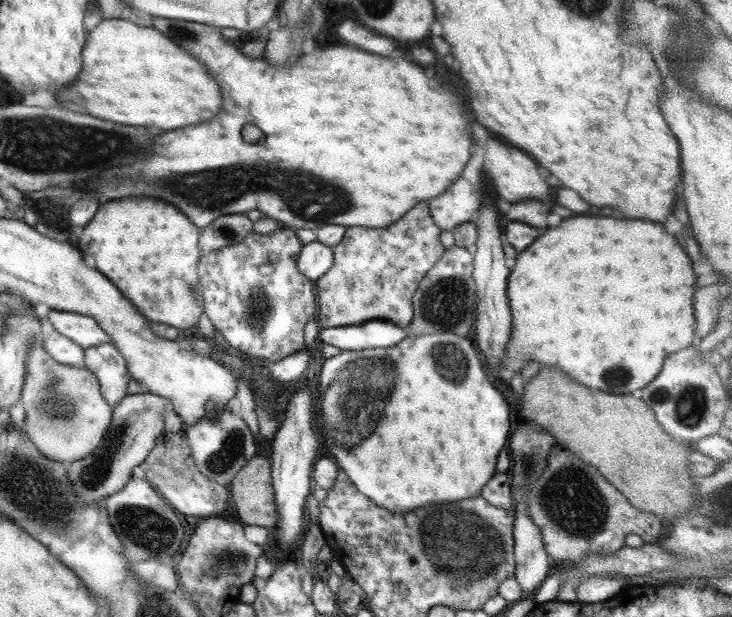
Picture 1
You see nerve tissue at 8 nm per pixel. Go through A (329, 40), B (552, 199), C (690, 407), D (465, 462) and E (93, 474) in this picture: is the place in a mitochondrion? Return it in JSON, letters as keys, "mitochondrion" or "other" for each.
{"A":"other","B":"other","C":"mitochondrion","D":"other","E":"mitochondrion"}

